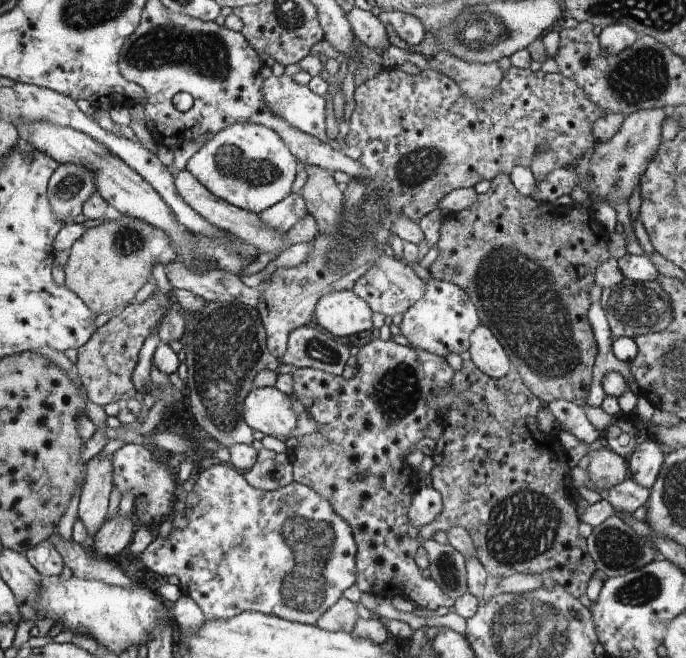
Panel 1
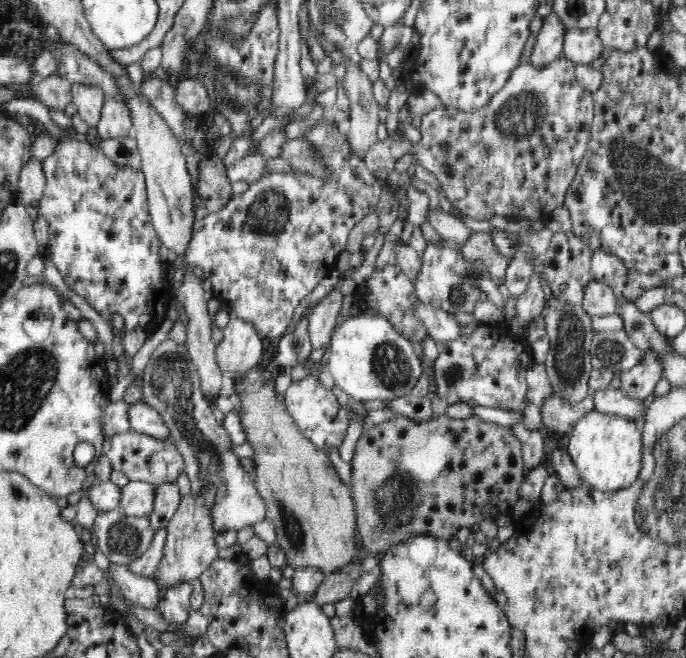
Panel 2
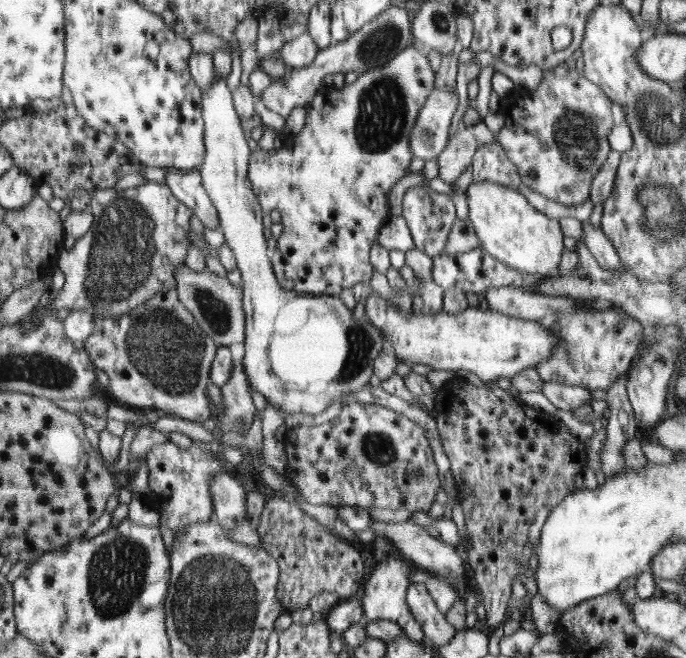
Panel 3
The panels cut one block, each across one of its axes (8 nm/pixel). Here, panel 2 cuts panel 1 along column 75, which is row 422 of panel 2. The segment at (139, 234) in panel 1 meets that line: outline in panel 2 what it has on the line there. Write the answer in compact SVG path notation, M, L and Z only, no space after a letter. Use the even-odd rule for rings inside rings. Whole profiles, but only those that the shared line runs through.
M261 365L256 366L254 370L249 371L244 377L237 379L233 383L230 383L230 385L237 388L239 397L237 404L240 406L242 425L244 425L244 429L246 429L246 441L250 443L250 447L253 446L254 448L254 456L252 458L254 459L254 468L256 472L255 485L266 505L267 514L265 518L271 521L275 526L275 542L285 554L285 560L288 566L292 566L292 568L295 569L304 567L316 568L316 571L321 572L323 576L331 576L334 572L340 571L340 568L348 567L348 564L352 564L352 562L358 562L358 560L360 560L360 558L358 558L358 556L360 556L360 550L356 547L356 536L354 535L354 532L356 532L357 515L354 501L351 497L350 487L348 487L345 483L342 483L340 475L338 475L336 469L334 469L334 465L332 465L330 459L328 459L328 454L326 454L326 452L321 452L319 448L309 442L309 440L306 439L299 430L297 430L297 426L293 424L293 420L288 415L285 404L282 404L281 400L278 399L278 394L275 391L275 384L270 382L275 378L273 377L268 382L264 382L261 375L261 367Z

